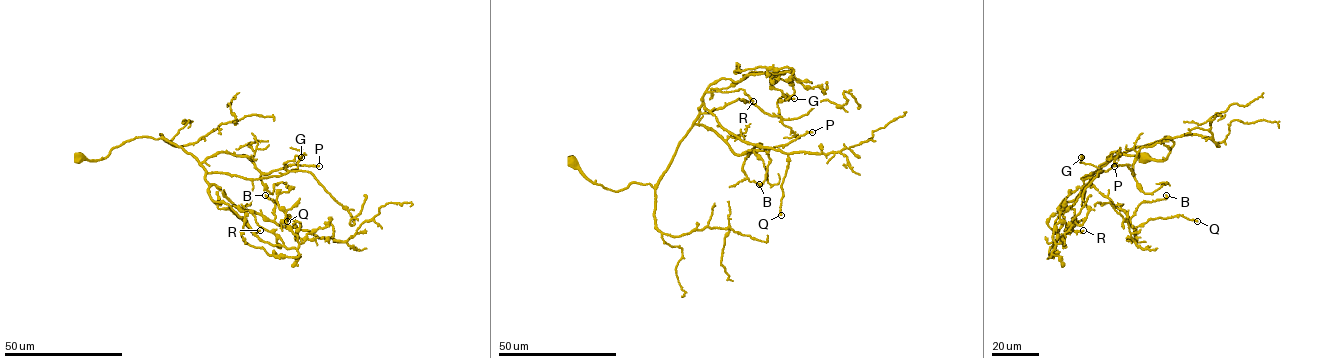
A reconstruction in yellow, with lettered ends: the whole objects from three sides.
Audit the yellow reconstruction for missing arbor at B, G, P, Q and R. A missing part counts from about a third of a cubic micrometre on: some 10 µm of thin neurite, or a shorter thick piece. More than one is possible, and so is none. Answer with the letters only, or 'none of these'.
P

